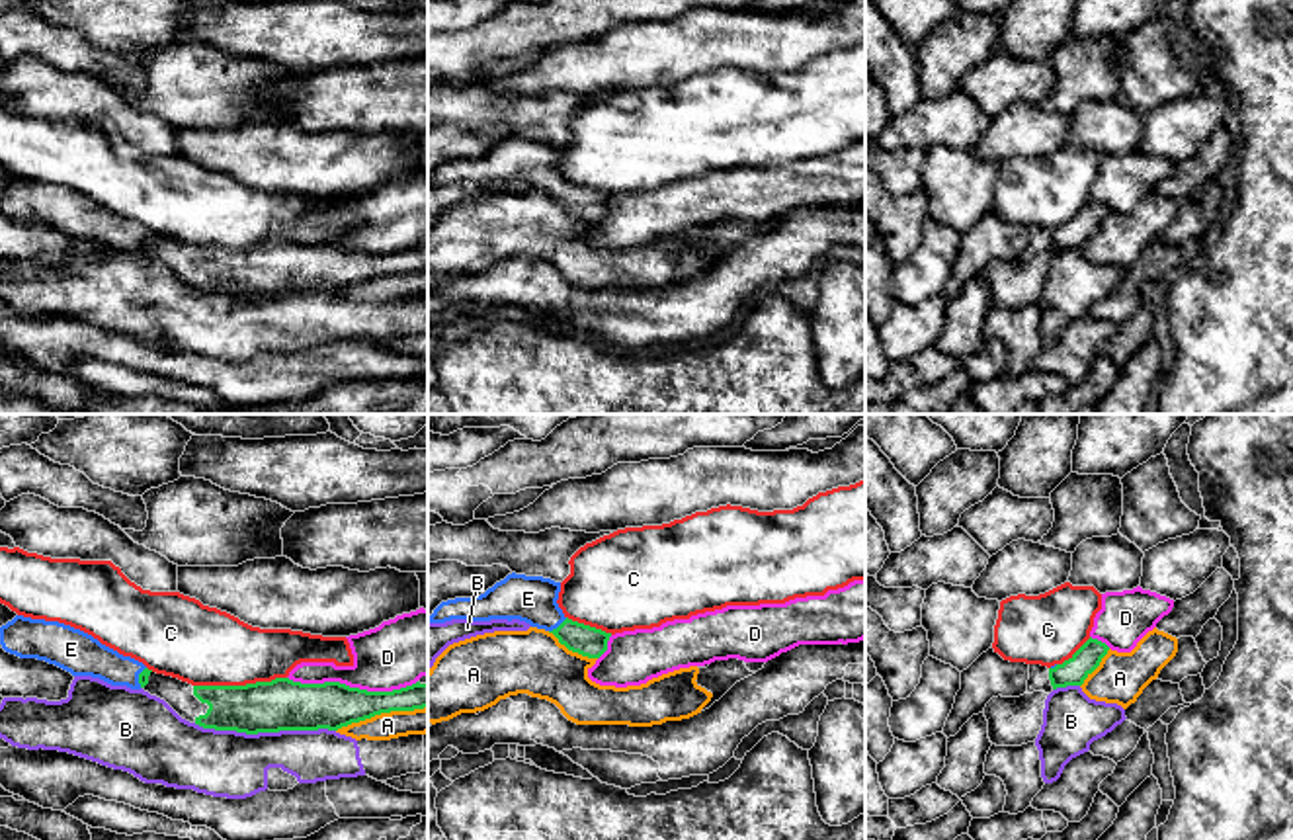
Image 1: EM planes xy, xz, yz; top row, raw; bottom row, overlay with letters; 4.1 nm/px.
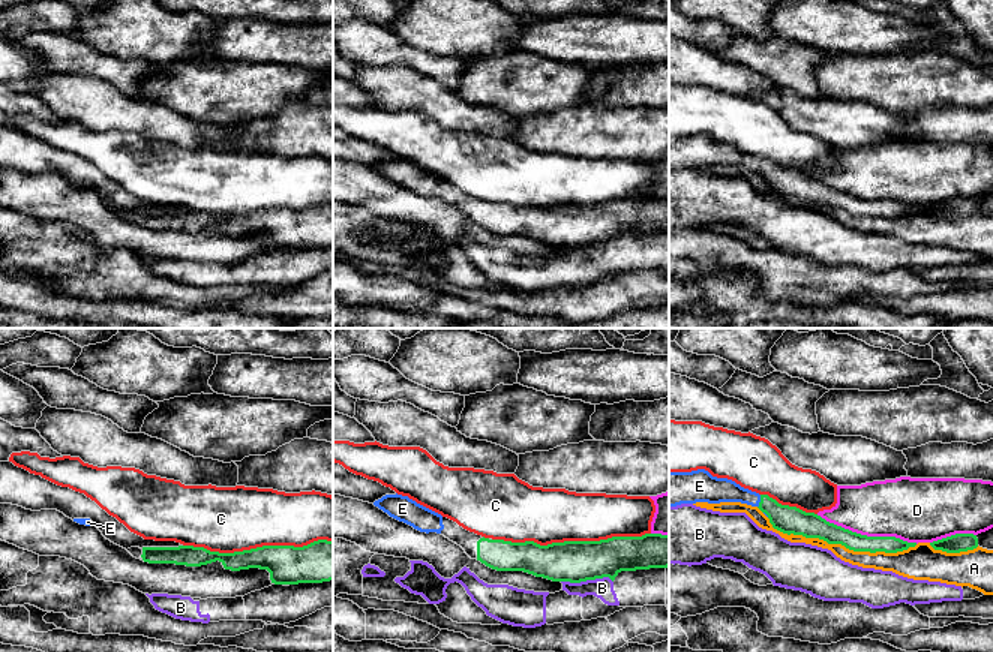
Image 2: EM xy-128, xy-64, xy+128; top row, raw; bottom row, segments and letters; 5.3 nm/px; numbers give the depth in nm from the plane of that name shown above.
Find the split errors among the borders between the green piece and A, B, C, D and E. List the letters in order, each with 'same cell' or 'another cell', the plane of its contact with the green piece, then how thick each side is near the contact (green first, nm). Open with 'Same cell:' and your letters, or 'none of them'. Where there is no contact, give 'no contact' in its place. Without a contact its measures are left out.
Same cell: E
A: another cell; meets green in xy; 190 nm thick on the green side, 110 nm on the other
B: another cell; meets green in xy; 220 nm thick on the green side, 280 nm on the other
C: another cell; meets green in xy; 220 nm thick on the green side, 320 nm on the other
D: another cell; meets green in xy; 200 nm thick on the green side, 280 nm on the other
E: same cell; meets green in xz; 130 nm thick on the green side, 190 nm on the other

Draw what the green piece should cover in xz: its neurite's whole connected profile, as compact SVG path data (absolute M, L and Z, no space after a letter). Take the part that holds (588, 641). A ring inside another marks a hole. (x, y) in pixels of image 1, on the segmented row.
M512 572L480 596L441 602L428 623L520 619L553 633L572 652L600 658L611 633L568 619L557 604L559 592L561 582Z

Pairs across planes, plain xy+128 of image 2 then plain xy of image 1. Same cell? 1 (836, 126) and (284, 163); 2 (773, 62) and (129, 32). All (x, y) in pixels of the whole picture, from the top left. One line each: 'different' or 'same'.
1: same
2: different

